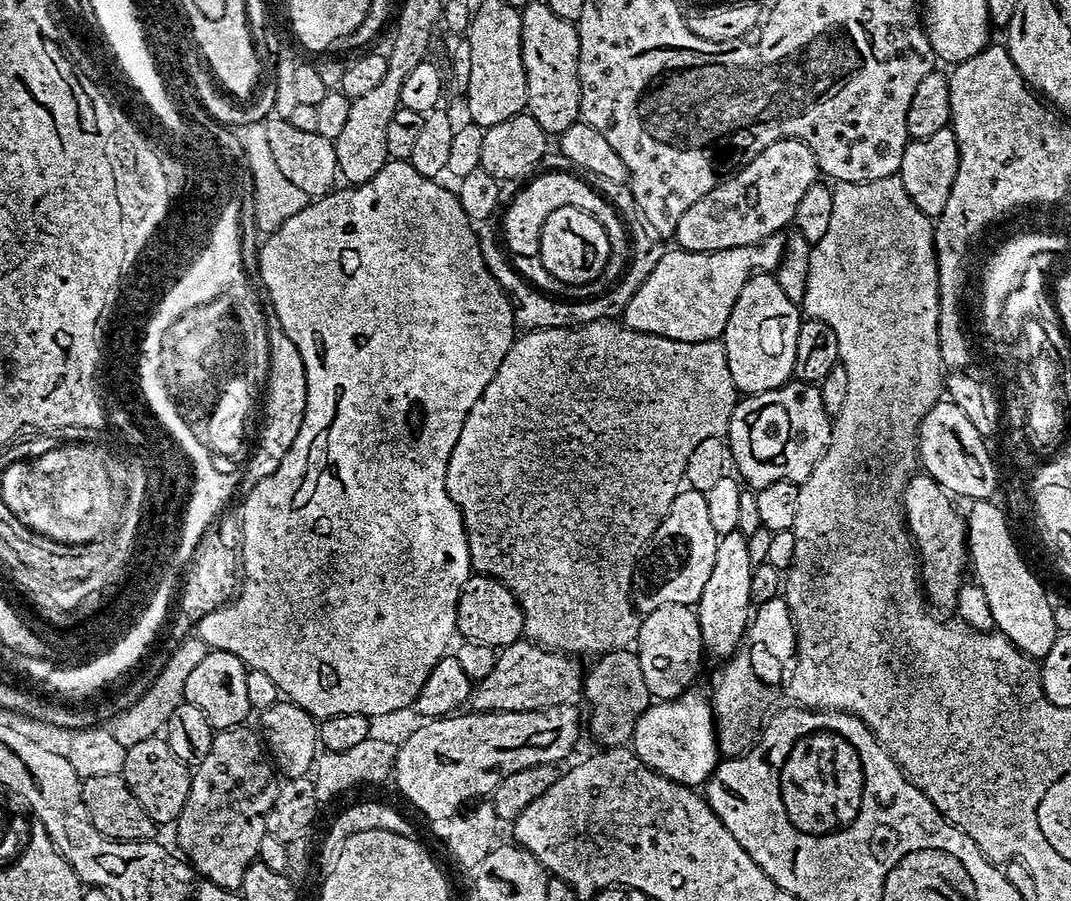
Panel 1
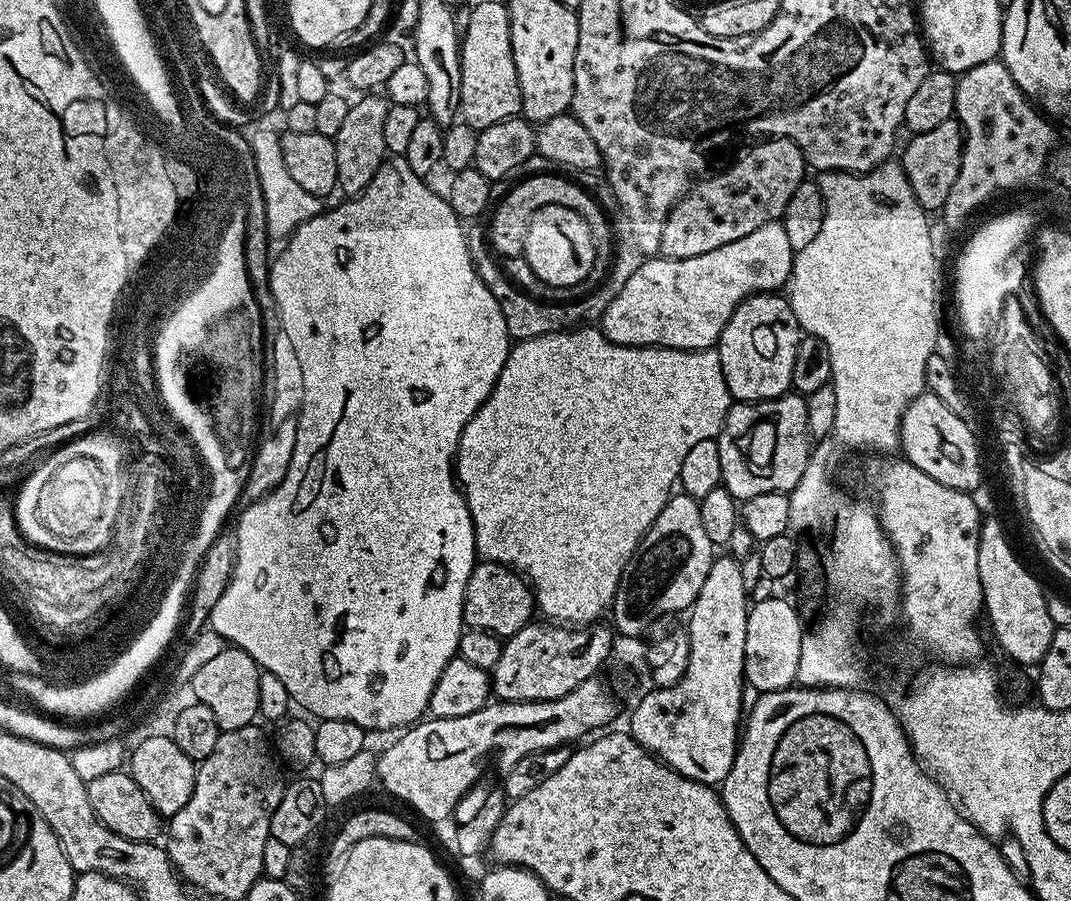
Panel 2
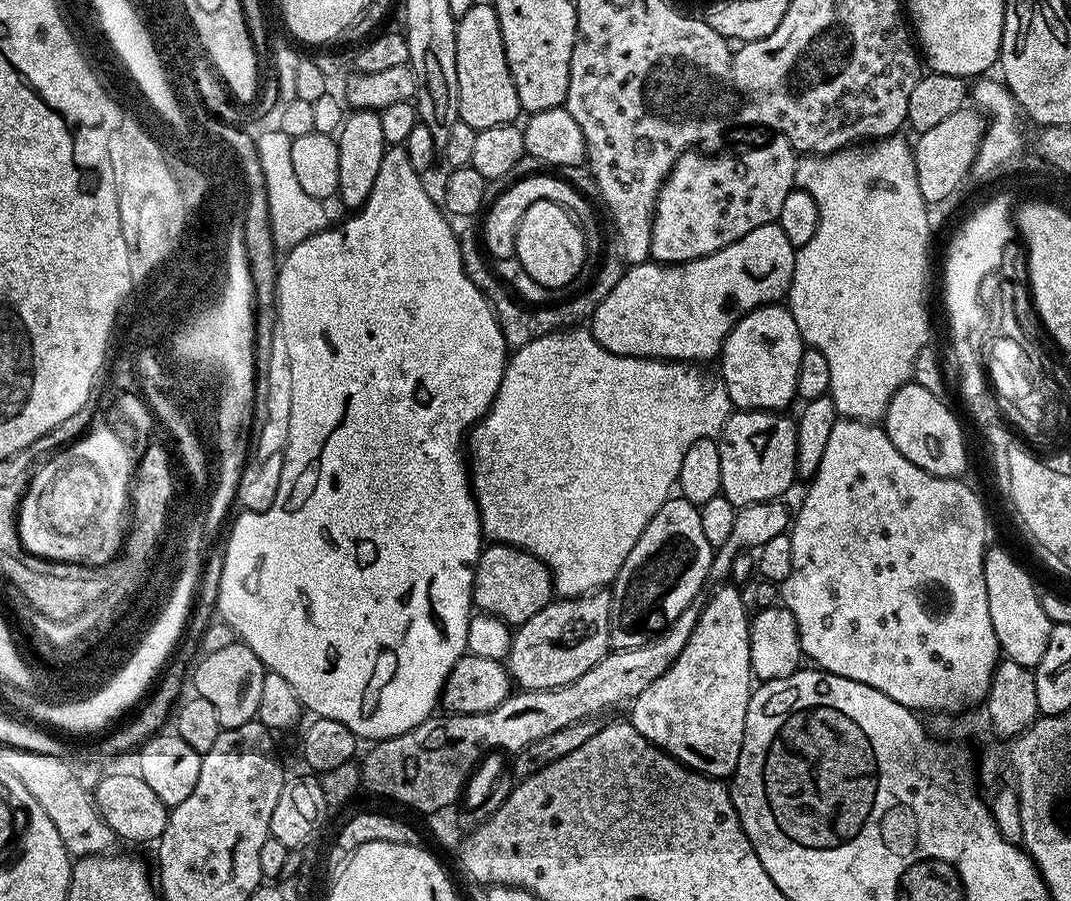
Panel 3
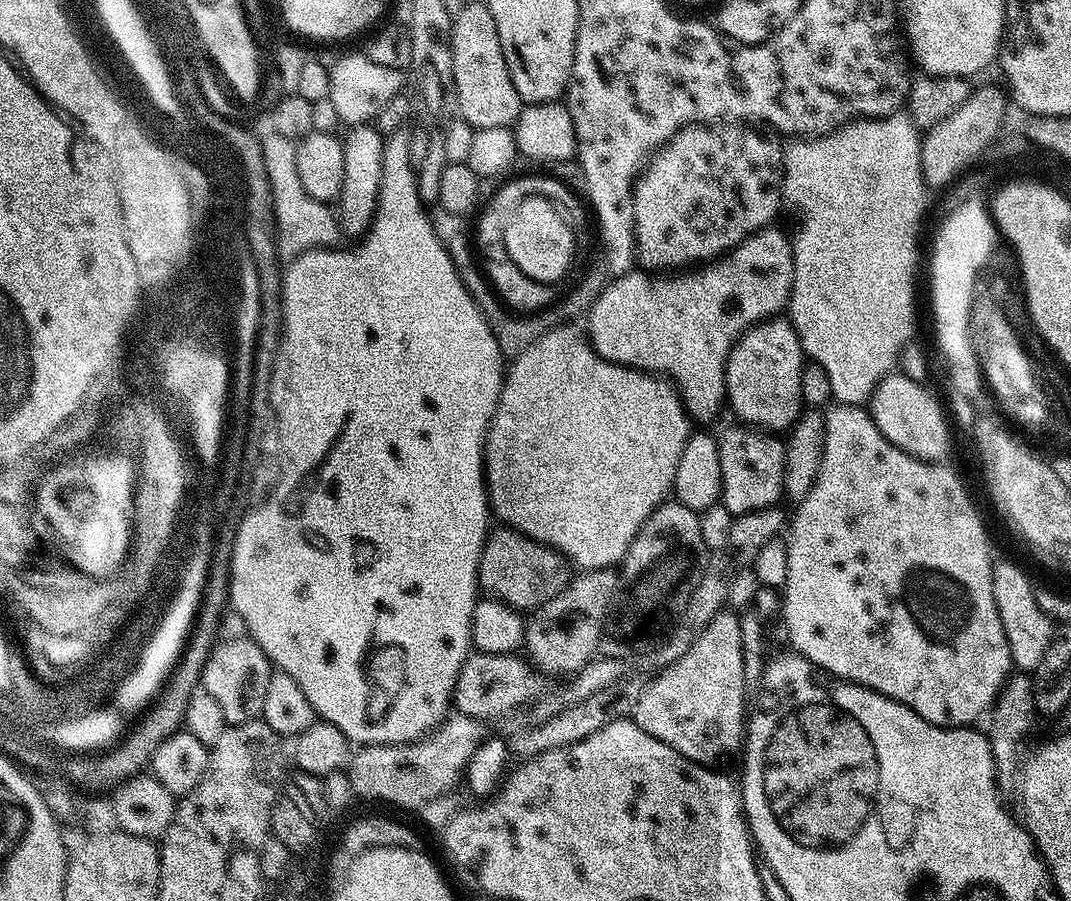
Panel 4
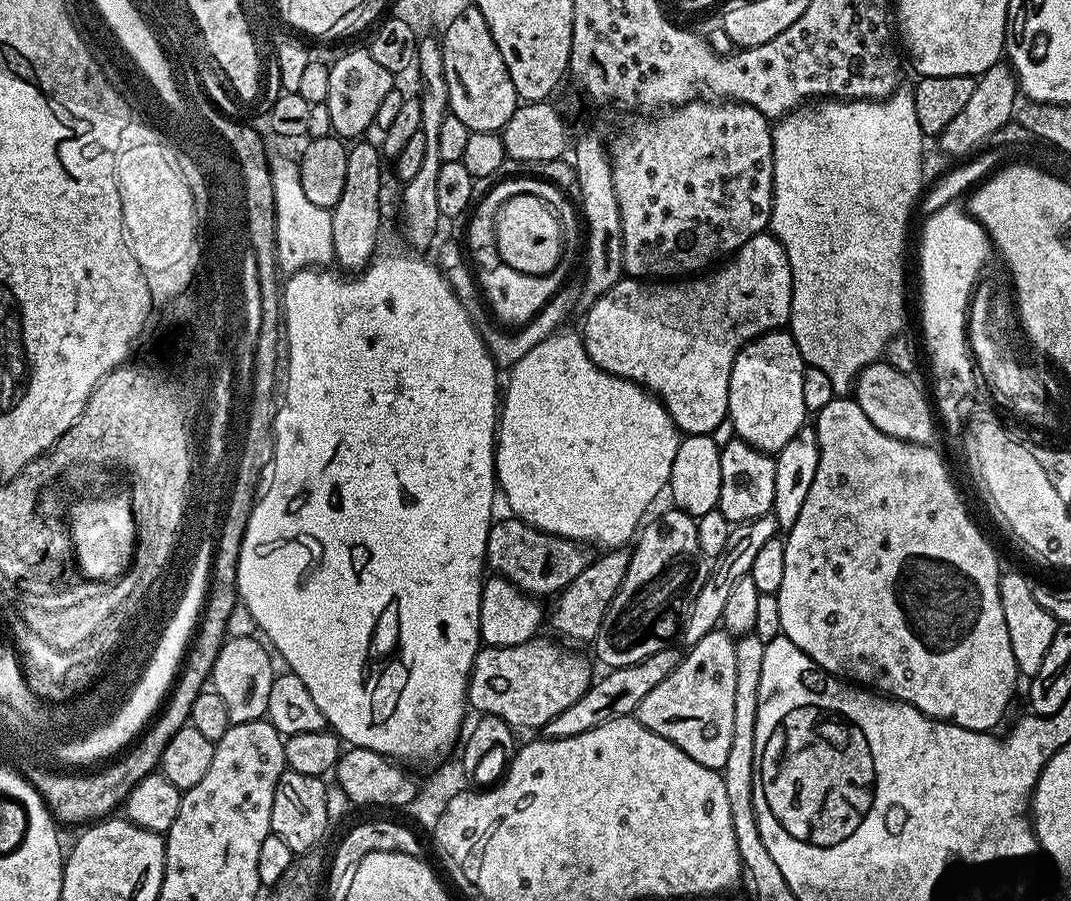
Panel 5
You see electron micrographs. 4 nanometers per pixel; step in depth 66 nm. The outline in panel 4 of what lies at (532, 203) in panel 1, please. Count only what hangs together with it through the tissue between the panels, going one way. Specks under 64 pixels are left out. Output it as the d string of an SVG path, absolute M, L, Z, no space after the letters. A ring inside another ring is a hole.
M520 176L517 180L512 180L509 184L504 184L492 197L488 200L488 205L484 209L479 209L480 217L477 218L476 224L474 220L474 248L481 257L484 256L492 265L487 265L486 275L489 284L496 290L497 296L502 295L502 288L508 288L514 278L526 278L526 274L522 274L522 270L518 270L518 266L514 266L514 262L506 258L504 250L504 228L508 225L508 219L518 210L518 206L526 198L531 196L544 196L552 201L552 204L558 210L558 214L568 225L574 230L580 230L584 224L584 212L586 216L586 208L580 200L563 184L560 180L555 180L552 176Z

